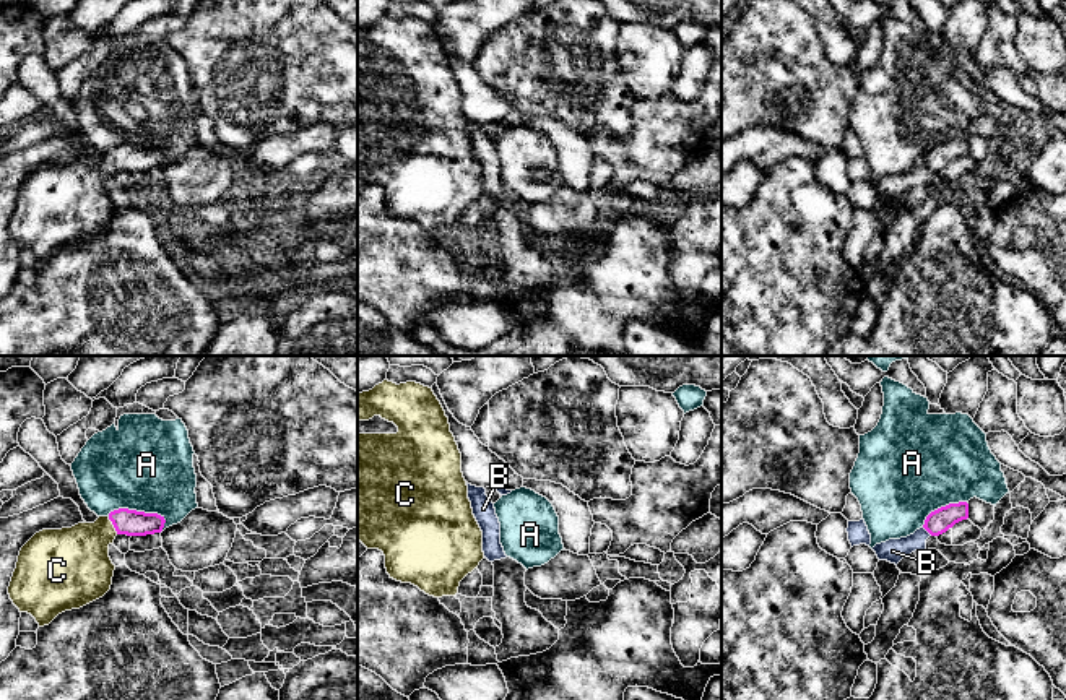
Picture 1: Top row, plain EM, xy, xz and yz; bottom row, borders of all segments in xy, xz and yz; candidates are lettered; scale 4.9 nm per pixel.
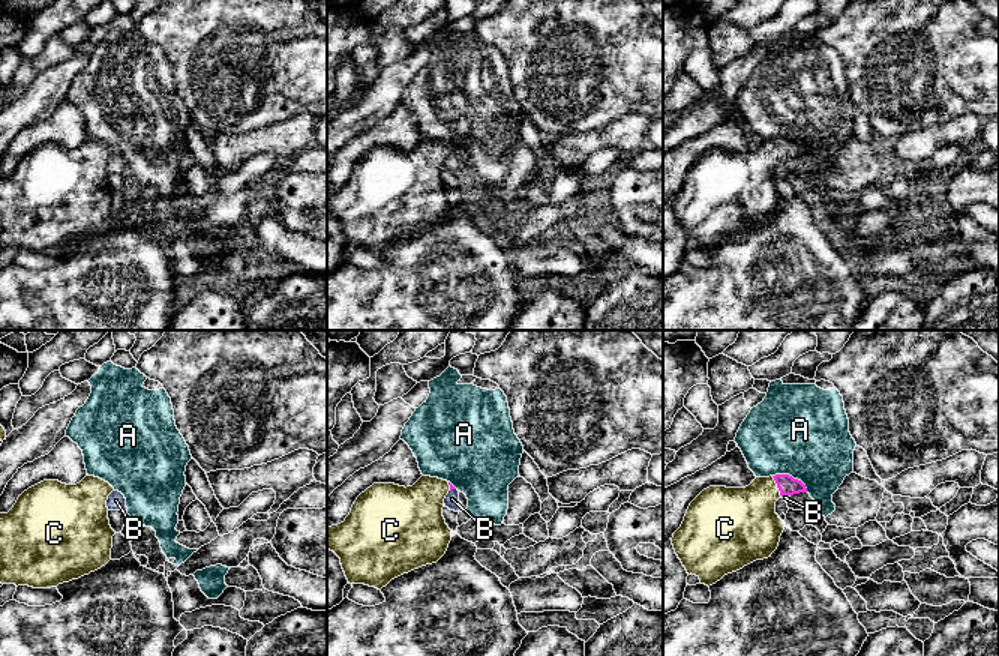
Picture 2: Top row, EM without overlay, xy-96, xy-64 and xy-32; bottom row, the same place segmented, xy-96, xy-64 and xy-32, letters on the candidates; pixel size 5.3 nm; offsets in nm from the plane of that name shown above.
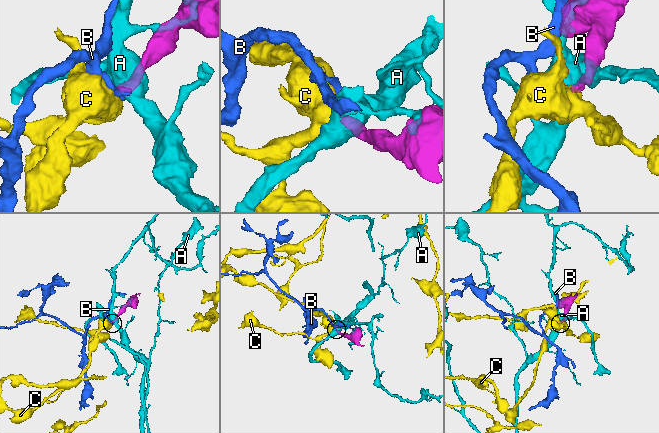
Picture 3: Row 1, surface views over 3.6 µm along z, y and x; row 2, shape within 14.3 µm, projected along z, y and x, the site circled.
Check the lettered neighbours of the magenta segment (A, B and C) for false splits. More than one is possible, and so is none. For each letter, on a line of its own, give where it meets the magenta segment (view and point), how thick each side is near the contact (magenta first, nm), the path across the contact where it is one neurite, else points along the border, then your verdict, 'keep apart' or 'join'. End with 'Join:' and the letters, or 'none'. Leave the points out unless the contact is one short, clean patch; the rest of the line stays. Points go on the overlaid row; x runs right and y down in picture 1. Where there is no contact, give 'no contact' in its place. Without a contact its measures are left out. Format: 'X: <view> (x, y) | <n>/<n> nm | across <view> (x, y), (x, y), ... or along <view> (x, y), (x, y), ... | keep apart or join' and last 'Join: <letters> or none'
A: xy (135, 510) | 130/460 nm | keep apart
B: yz (928, 531) | 120/120 nm | along yz (923, 527), (931, 535) | keep apart
C: xy (112, 523) | 130/320 nm | across xy (127, 522), (112, 523), (77, 559) | join
Join: C

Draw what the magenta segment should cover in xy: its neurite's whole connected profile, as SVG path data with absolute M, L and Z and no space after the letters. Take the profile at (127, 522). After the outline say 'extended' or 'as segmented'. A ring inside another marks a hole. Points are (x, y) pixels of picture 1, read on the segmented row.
M119 508L94 523L78 523L72 528L42 529L20 551L8 594L20 612L31 614L39 627L49 625L58 614L80 609L102 598L112 585L115 565L109 546L117 534L146 536L161 533L164 516L128 508Z; extended

